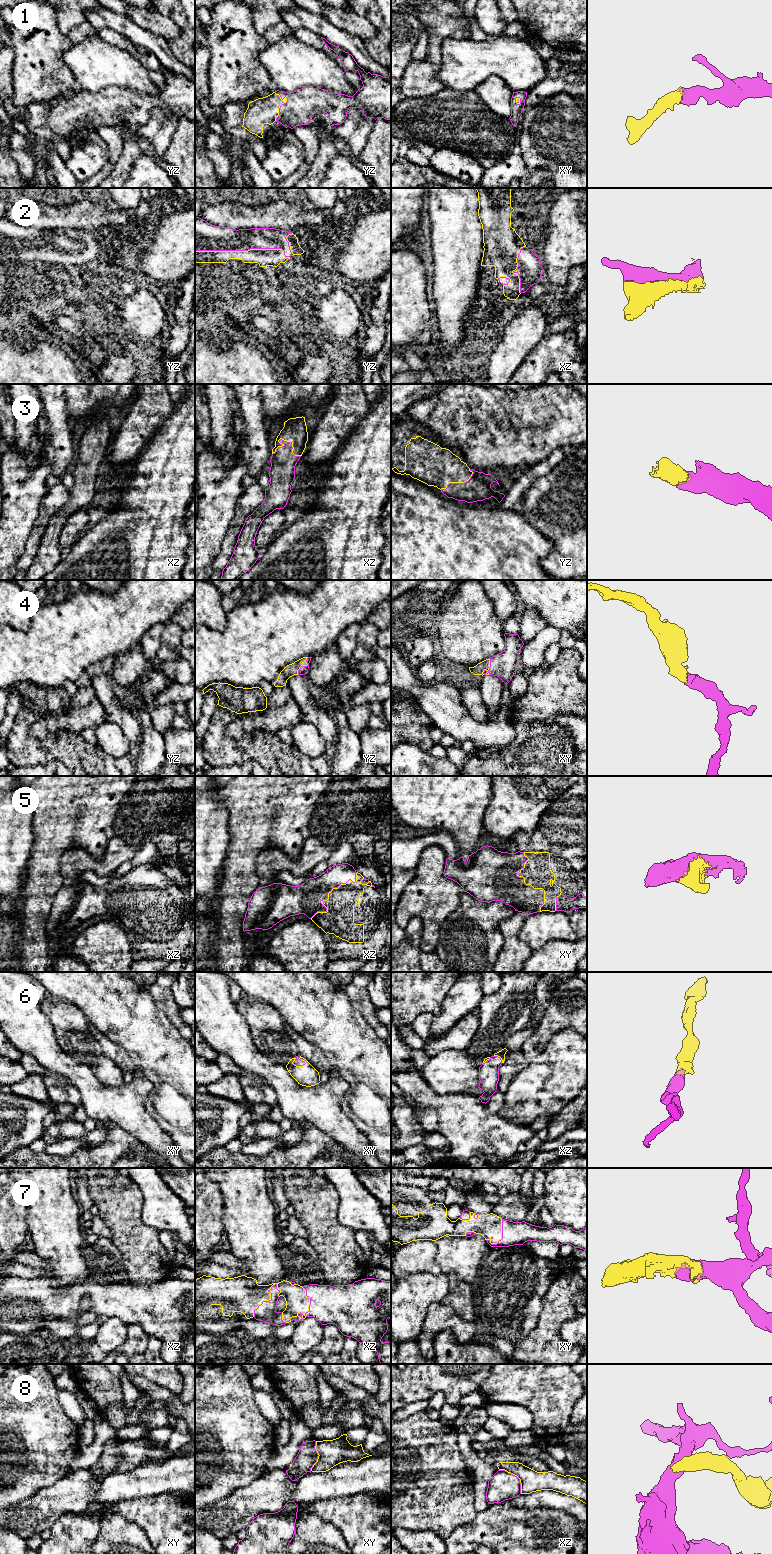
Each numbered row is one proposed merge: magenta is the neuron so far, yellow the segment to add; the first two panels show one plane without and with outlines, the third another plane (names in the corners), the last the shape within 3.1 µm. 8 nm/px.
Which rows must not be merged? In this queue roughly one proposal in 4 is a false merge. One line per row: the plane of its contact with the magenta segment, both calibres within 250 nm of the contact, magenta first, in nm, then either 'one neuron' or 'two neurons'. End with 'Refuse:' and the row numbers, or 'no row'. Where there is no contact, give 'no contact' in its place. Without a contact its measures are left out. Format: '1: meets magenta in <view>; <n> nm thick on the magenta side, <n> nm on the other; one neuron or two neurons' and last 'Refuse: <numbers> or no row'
1: meets magenta in yz; 240 nm thick on the magenta side, 220 nm on the other; one neuron
2: meets magenta in yz; 200 nm thick on the magenta side, 140 nm on the other; one neuron
3: meets magenta in xz; 200 nm thick on the magenta side, 190 nm on the other; one neuron
4: meets magenta in xy; 200 nm thick on the magenta side, 80 nm on the other; one neuron
5: meets magenta in xy; 320 nm thick on the magenta side, 220 nm on the other; one neuron
6: meets magenta in xy; 60 nm thick on the magenta side, 170 nm on the other; one neuron
7: meets magenta in xz; 160 nm thick on the magenta side, 280 nm on the other; one neuron
8: meets magenta in xz; 220 nm thick on the magenta side, 180 nm on the other; two neurons
Refuse: 8

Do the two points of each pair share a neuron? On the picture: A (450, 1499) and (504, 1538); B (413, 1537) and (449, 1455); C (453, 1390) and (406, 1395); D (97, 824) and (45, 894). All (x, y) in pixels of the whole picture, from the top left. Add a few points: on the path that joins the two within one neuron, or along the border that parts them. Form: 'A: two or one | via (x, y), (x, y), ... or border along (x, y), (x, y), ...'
A: two | border along (478, 1512), (471, 1521), (458, 1525), (455, 1528)
B: two | border along (401, 1527), (406, 1529), (432, 1529), (439, 1536)
C: one | via (441, 1385), (418, 1385)
D: one | via (76, 830), (45, 861), (45, 873)

